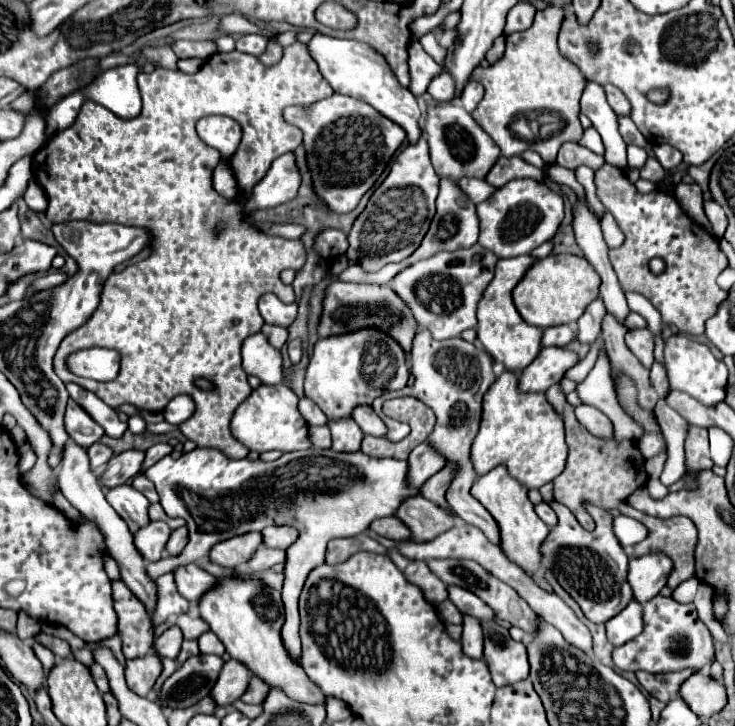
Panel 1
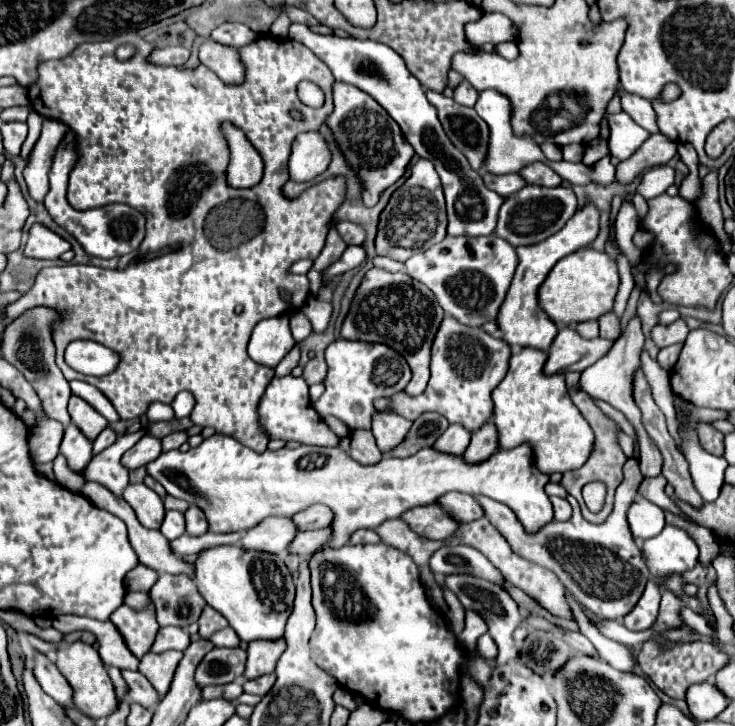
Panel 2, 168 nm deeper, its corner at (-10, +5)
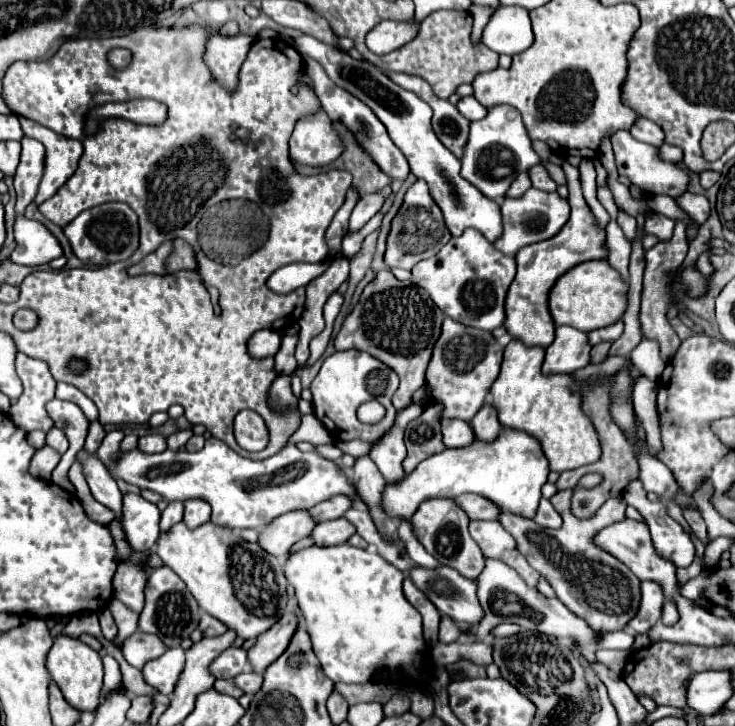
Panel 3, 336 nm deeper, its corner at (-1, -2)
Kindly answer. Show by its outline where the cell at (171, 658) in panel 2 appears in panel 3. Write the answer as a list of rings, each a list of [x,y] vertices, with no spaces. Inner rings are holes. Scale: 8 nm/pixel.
[[[171,647],[159,659],[153,659],[153,661],[145,663],[141,673],[143,673],[143,679],[145,679],[147,685],[155,687],[163,695],[171,695],[173,687],[175,687],[175,681],[177,681],[179,673],[183,671],[183,665],[185,665],[183,649],[181,647]]]

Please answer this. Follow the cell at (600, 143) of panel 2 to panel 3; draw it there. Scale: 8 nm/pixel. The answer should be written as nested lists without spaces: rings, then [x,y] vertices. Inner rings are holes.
[[[563,163],[563,171],[567,177],[567,187],[569,187],[569,205],[571,205],[571,217],[565,223],[563,231],[555,235],[555,239],[539,241],[535,245],[523,247],[517,259],[517,275],[513,283],[509,285],[507,299],[505,299],[505,323],[503,327],[507,333],[521,341],[527,347],[547,347],[553,343],[553,333],[555,325],[547,307],[547,295],[557,277],[561,277],[567,269],[575,267],[577,263],[591,261],[591,259],[603,259],[607,257],[607,247],[605,247],[605,233],[597,227],[595,217],[591,209],[587,207],[581,191],[581,181],[579,181],[579,169],[571,167],[569,163]]]

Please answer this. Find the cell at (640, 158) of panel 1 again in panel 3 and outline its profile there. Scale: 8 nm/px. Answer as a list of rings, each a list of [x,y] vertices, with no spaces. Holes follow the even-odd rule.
[[[661,145],[659,147],[659,157],[669,161],[669,163],[679,163],[683,159],[683,151],[679,147],[673,147],[673,145]]]

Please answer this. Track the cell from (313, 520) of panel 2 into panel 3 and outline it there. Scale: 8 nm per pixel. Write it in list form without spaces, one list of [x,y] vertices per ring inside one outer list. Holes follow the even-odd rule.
[[[335,495],[331,497],[329,501],[323,501],[315,507],[309,509],[309,515],[317,521],[317,523],[323,523],[323,521],[331,521],[331,519],[339,519],[349,507],[351,507],[351,499],[349,497],[343,497],[343,495]]]

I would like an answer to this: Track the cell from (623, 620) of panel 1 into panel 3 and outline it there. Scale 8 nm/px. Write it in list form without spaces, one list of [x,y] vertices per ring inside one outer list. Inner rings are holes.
[[[653,581],[641,583],[641,603],[637,615],[627,623],[627,631],[635,635],[647,633],[659,619],[661,619],[661,607],[663,607],[663,593],[661,587]]]

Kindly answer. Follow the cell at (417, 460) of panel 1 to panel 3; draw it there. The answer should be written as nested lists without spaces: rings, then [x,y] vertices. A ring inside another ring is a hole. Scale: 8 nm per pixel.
[[[443,419],[441,433],[443,433],[443,445],[447,449],[469,447],[475,441],[471,425],[465,421],[459,421],[459,419]]]

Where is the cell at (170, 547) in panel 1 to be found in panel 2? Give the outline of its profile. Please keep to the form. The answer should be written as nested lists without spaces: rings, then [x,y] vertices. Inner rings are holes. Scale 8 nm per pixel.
[[[190,506],[184,516],[186,516],[186,532],[188,532],[188,534],[200,536],[200,534],[208,532],[208,520],[206,520],[202,508]]]

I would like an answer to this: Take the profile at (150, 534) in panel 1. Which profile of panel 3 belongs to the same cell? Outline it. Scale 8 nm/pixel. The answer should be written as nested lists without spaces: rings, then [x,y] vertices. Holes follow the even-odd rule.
[[[173,501],[167,505],[167,509],[161,513],[161,533],[169,531],[175,523],[179,523],[183,519],[183,503],[181,501]]]

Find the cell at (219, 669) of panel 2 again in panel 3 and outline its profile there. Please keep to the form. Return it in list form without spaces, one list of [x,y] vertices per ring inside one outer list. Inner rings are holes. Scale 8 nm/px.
[[[229,647],[209,667],[215,679],[227,679],[227,681],[233,681],[235,675],[243,673],[245,669],[247,669],[247,653],[239,647]]]

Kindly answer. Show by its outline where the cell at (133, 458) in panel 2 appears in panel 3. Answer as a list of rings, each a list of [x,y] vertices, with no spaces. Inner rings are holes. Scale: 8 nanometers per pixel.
[[[145,435],[139,439],[137,449],[143,453],[161,453],[167,449],[167,443],[163,435]]]

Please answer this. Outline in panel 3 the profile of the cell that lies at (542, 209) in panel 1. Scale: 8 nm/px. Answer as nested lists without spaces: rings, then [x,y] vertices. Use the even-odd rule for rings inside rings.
[[[531,187],[519,199],[503,199],[501,215],[503,215],[503,233],[493,245],[499,251],[503,251],[505,255],[515,255],[525,245],[545,241],[545,239],[557,235],[559,229],[569,219],[569,203],[567,203],[567,199],[561,199],[557,193],[545,193],[545,191]]]

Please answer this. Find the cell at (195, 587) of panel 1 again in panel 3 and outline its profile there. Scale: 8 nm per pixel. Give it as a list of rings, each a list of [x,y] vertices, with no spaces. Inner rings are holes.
[[[81,451],[77,455],[77,459],[83,463],[83,475],[89,483],[93,499],[99,501],[103,507],[107,507],[109,511],[113,511],[115,519],[121,521],[121,497],[123,495],[121,495],[115,479],[109,475],[105,465],[97,457]]]

